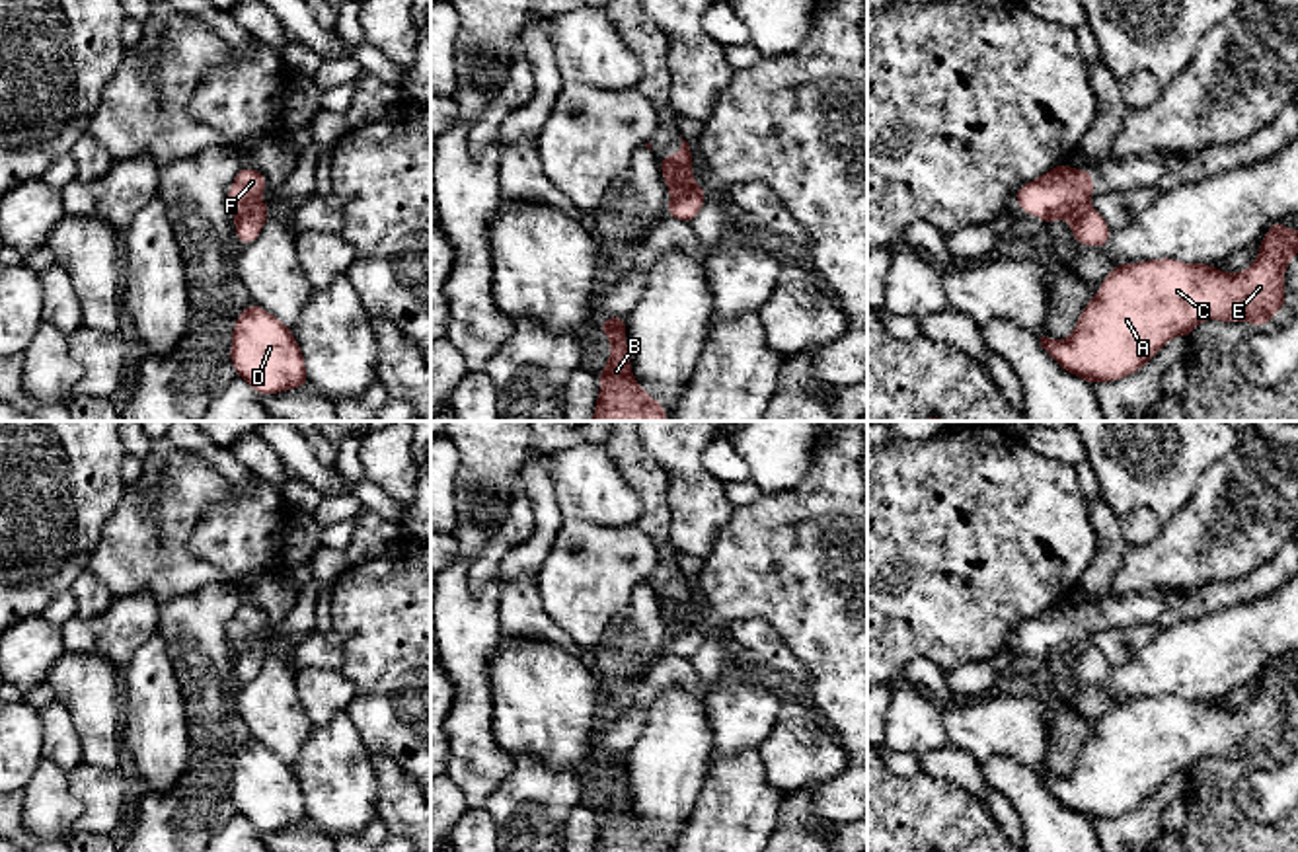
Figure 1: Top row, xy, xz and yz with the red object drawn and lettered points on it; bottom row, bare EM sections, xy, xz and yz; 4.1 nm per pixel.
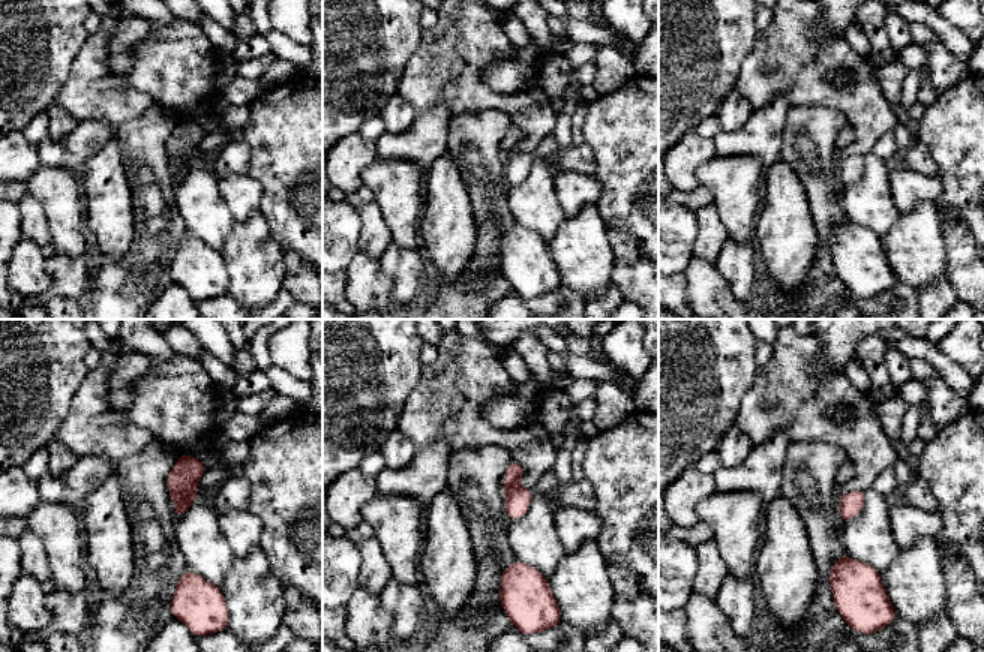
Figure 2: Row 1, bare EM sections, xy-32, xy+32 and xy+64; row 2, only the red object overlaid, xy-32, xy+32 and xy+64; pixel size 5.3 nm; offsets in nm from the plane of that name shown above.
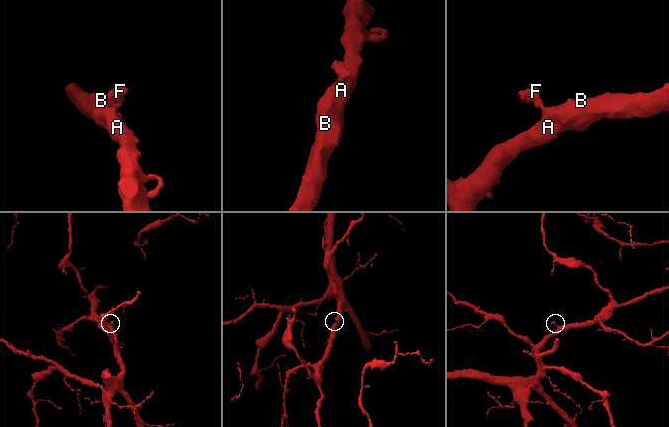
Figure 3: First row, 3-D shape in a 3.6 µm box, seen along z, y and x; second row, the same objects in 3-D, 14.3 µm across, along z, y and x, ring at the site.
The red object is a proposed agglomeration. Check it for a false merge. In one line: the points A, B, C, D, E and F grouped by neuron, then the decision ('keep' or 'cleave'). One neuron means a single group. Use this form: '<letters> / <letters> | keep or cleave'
A B C D E / F | cleave

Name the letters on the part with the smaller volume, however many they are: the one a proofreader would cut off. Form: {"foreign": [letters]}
{"foreign": ["F"]}

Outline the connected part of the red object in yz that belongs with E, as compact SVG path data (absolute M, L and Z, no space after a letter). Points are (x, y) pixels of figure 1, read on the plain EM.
M1273 659L1261 675L1255 698L1241 710L1173 694L1119 700L1084 743L1074 770L1068 776L1041 772L1041 782L1058 803L1089 821L1126 815L1169 776L1189 774L1204 756L1267 762L1282 743L1290 741L1284 733L1284 710L1294 692L1298 692L1298 667Z

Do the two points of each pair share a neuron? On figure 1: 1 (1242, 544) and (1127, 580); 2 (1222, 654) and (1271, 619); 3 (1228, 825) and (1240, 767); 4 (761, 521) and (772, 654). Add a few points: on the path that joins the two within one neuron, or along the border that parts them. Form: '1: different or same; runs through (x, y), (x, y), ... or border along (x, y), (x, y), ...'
1: same; runs through (1213, 544), (1199, 544), (1180, 560), (1156, 566)
2: same; runs through (1234, 644), (1259, 630)
3: same; runs through (1224, 812), (1226, 780)
4: different; border along (724, 624), (735, 619), (763, 617), (800, 659)

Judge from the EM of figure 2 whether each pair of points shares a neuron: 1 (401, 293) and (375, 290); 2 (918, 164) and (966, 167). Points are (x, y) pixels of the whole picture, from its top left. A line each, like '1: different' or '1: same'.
1: different
2: different

